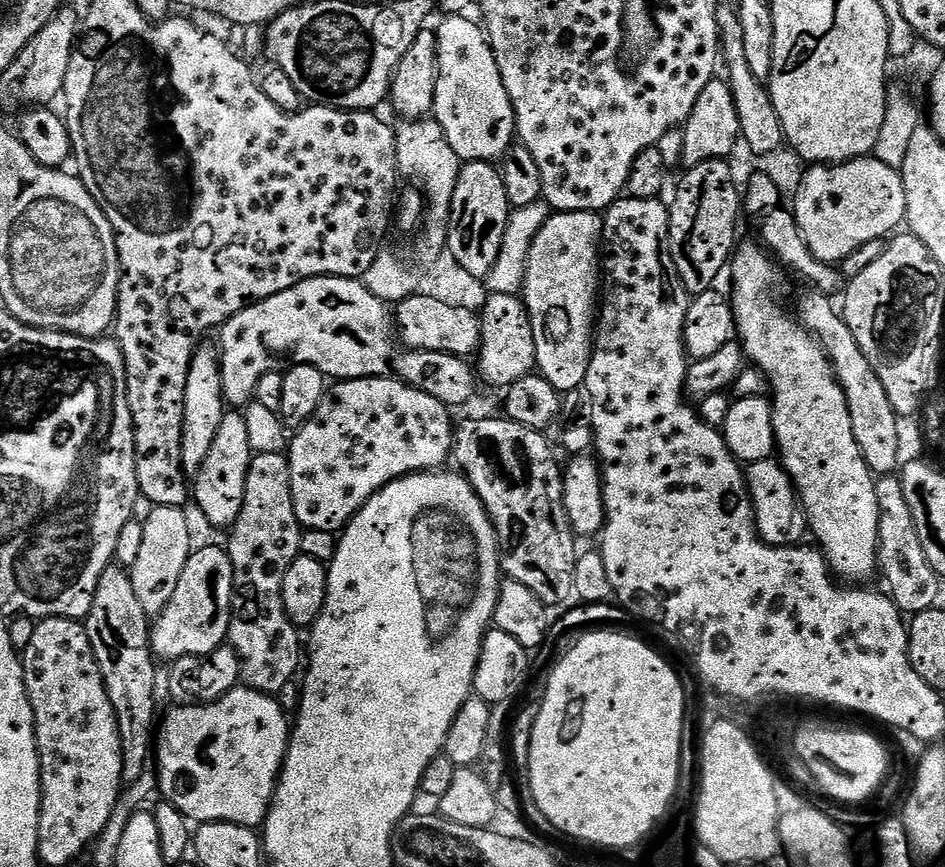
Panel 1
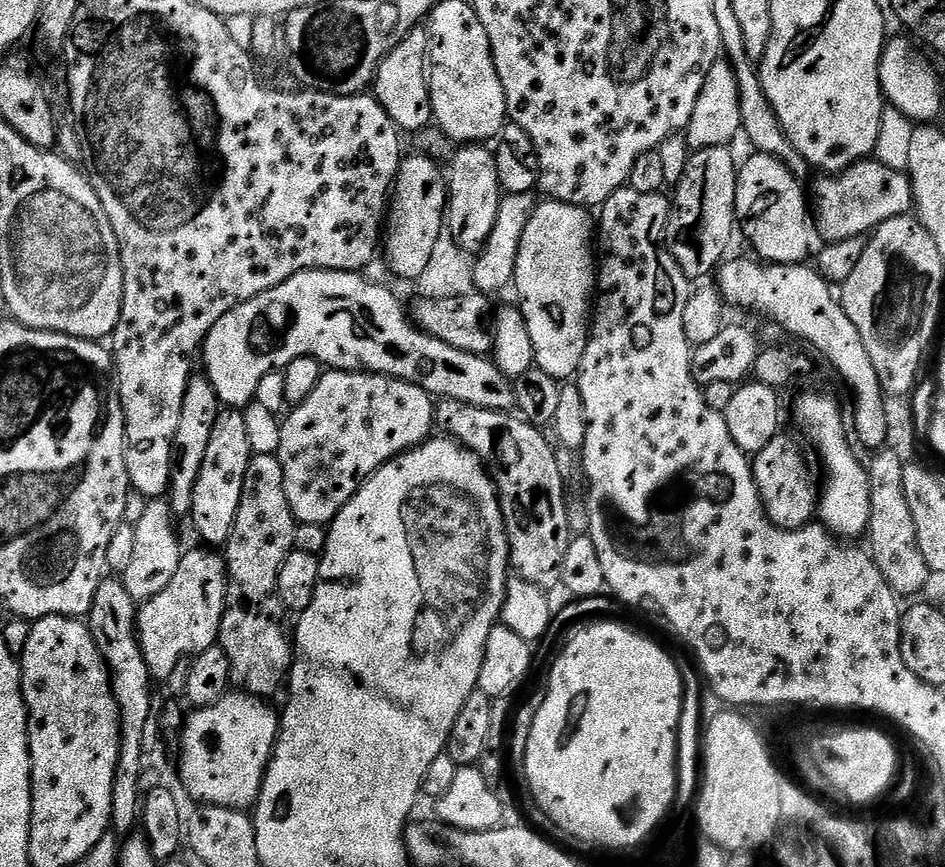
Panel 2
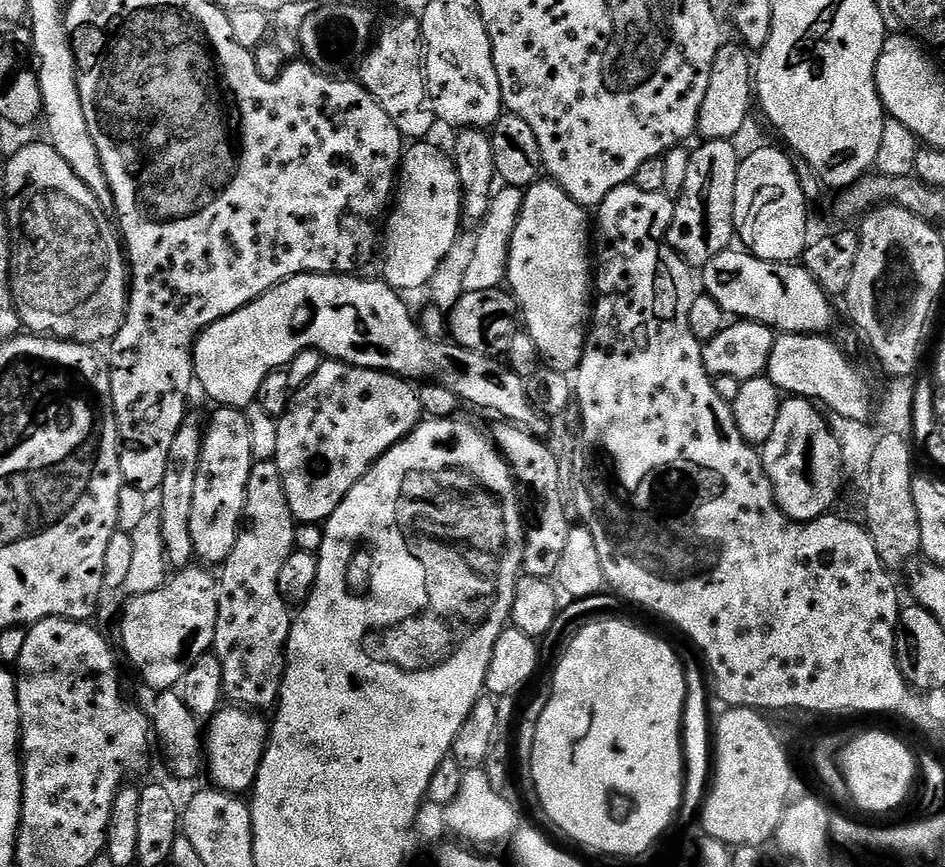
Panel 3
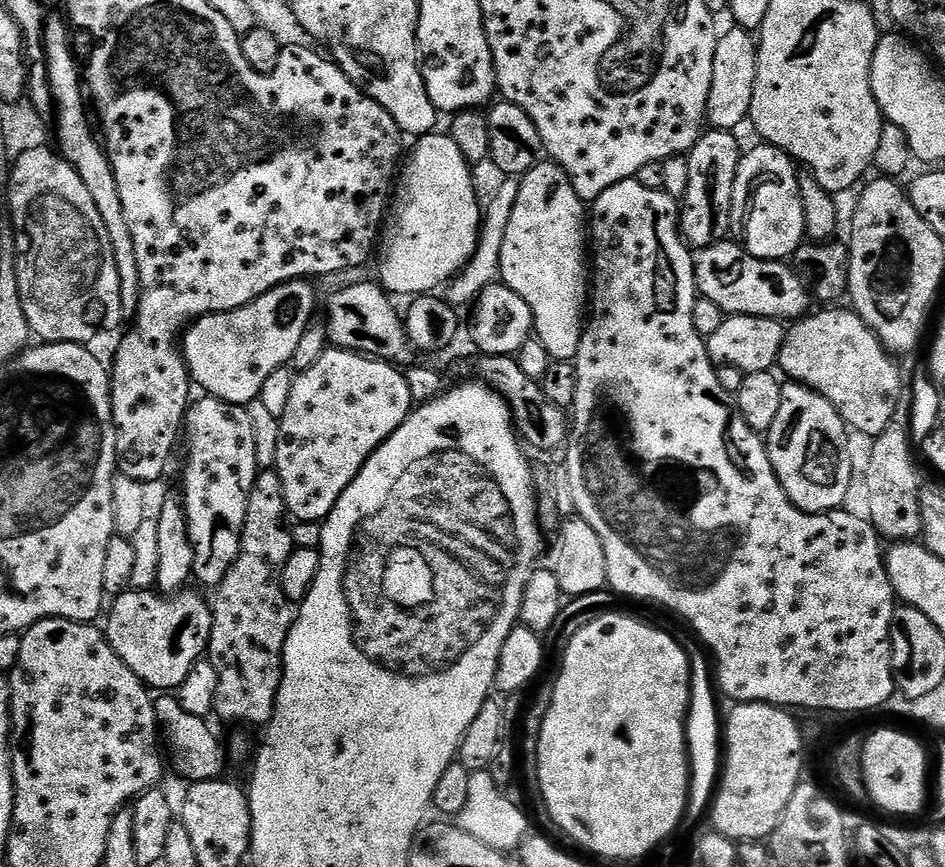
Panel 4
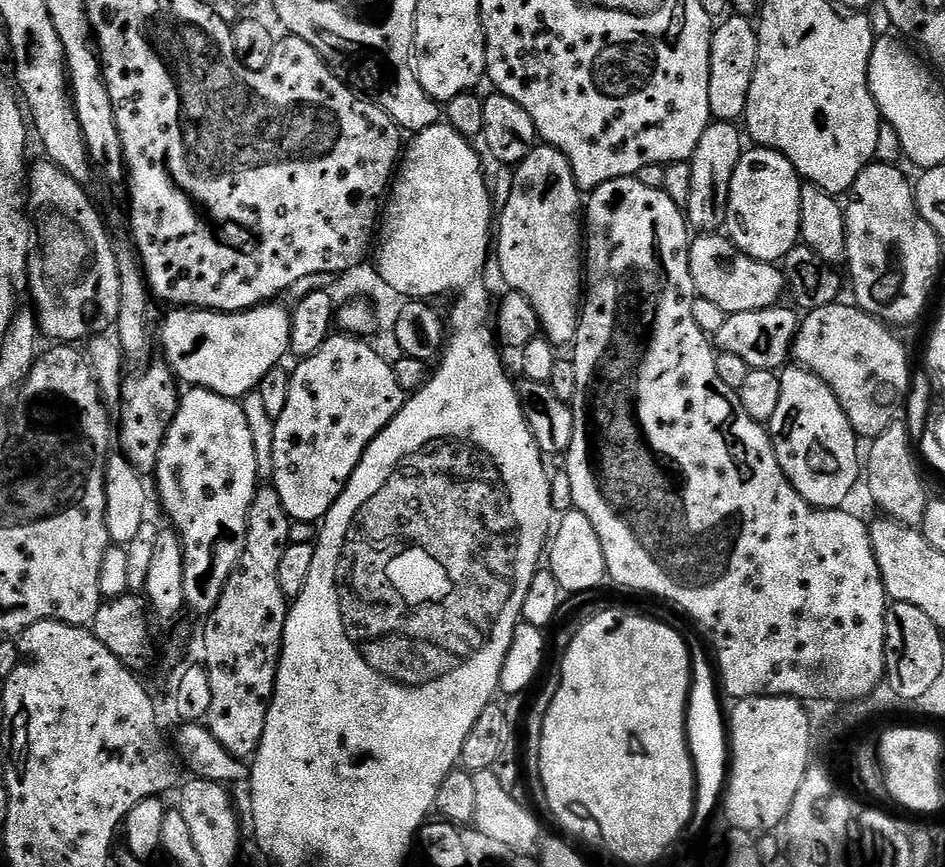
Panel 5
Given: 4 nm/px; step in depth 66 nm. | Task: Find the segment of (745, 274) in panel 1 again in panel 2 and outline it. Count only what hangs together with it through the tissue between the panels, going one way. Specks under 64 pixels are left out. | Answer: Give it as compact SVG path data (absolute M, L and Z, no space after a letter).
M804 392L796 400L792 412L796 415L796 424L804 431L803 439L816 447L820 460L824 463L824 484L822 480L822 491L818 496L818 520L833 536L837 538L863 537L868 530L870 522L870 482L868 481L868 469L865 461L860 461L852 450L850 437L843 426L845 413L824 392Z

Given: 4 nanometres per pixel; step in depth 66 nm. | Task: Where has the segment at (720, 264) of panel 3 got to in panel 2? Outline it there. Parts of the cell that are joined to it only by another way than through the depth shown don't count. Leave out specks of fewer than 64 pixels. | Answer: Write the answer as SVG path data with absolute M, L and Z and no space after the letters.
M725 259L718 269L718 287L725 301L729 305L737 304L740 308L753 308L756 312L761 312L764 316L769 316L780 328L785 328L792 336L797 336L800 340L805 340L816 352L821 352L828 359L828 364L836 368L838 375L844 379L844 384L848 387L848 392L852 395L852 407L850 413L854 418L856 427L855 439L871 450L880 450L887 445L887 424L886 424L886 393L882 382L878 382L878 370L874 370L874 361L870 359L870 354L866 350L866 345L862 343L862 334L858 334L858 326L850 322L850 317L840 304L837 293L833 285L820 275L815 267L807 263L799 264L776 264L754 260L732 260Z

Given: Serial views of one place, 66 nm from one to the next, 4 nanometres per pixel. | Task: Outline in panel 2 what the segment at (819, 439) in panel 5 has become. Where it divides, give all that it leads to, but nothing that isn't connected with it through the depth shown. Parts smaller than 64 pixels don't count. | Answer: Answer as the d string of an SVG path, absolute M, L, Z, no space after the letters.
M781 434L766 446L766 450L755 453L752 460L752 473L758 486L758 494L764 503L764 513L774 522L774 526L786 530L805 528L813 523L818 512L818 484L812 481L808 460L800 449L801 441Z

